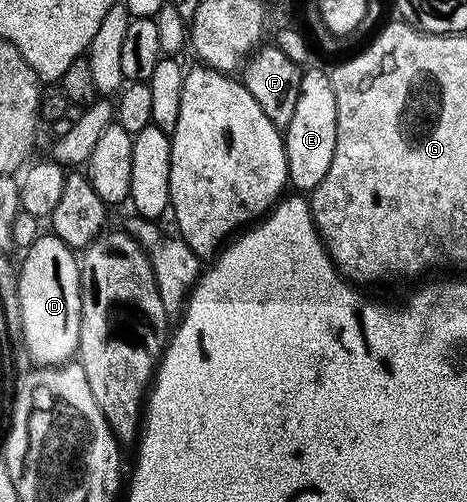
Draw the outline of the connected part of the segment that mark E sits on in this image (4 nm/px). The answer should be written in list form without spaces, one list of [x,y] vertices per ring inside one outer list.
[[[310,67],[303,72],[300,79],[300,96],[296,98],[296,111],[292,114],[292,123],[284,131],[286,143],[286,175],[291,186],[295,185],[302,195],[313,193],[314,188],[328,175],[328,167],[332,167],[332,155],[336,151],[336,91],[332,91],[330,74],[324,68]]]

